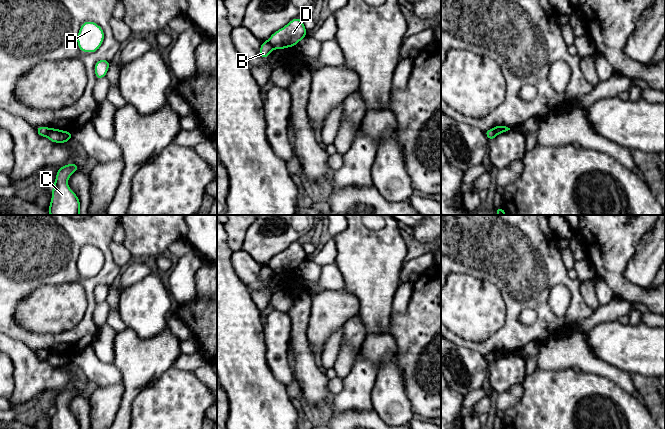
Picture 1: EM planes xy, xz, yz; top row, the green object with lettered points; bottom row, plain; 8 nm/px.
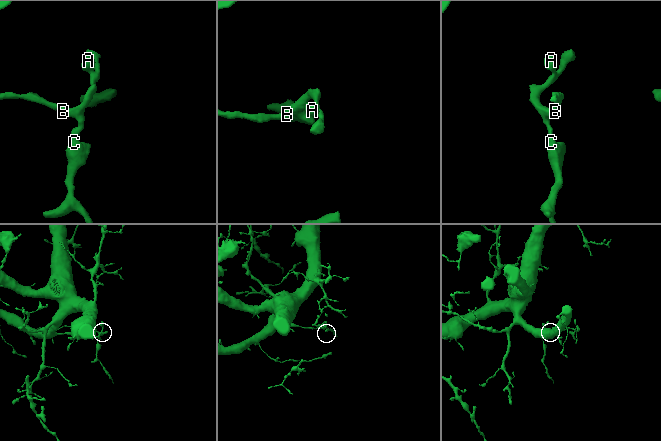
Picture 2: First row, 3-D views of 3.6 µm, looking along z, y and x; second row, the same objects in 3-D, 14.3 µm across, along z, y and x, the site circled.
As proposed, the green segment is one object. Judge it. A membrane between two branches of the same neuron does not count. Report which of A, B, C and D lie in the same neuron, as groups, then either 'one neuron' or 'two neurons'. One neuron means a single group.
A C D / B | two neurons

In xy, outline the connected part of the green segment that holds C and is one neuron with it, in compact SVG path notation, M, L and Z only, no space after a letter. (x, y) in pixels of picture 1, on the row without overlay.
M75 387L66 388L58 393L52 412L50 429L80 429L78 420L67 407L69 401L79 393L80 391Z

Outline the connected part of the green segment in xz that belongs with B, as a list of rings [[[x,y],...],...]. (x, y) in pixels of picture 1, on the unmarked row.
[[[263,265],[259,273],[259,280],[268,282],[273,273],[273,270],[268,265]]]

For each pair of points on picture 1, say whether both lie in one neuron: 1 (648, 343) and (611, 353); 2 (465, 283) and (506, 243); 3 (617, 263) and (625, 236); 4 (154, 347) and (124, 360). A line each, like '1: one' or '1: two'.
1: one
2: two
3: one
4: one

